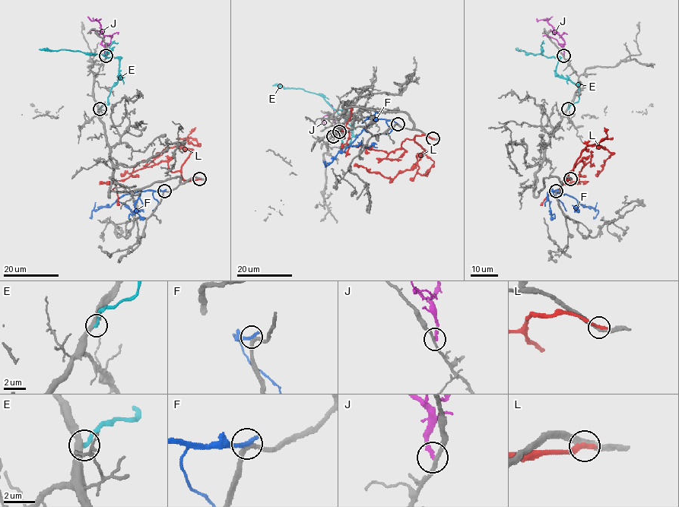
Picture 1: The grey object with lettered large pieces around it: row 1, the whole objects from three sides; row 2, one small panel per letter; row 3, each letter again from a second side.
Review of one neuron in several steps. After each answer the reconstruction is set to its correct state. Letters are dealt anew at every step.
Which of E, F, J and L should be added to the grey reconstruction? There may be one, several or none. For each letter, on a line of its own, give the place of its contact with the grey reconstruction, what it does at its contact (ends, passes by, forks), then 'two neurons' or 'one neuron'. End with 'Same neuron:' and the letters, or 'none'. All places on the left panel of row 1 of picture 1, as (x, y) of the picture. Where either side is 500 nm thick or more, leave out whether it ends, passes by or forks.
E: meets grey at (99, 109); it ends there; two neurons
F: meets grey at (164, 191); it ends there; two neurons
J: meets grey at (106, 55); it ends there; two neurons
L: meets grey at (199, 179); it ends there; two neurons
Same neuron: none

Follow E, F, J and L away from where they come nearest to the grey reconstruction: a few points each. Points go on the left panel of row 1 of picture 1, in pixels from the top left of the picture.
E: (99, 109), (108, 104), (109, 90), (118, 80), (119, 60), (117, 58), (66, 49), (39, 49)
F: (163, 190), (126, 194), (110, 206), (93, 210), (92, 217)
J: (105, 55), (102, 44), (103, 33), (98, 22), (99, 19), (96, 18)
L: (198, 179), (185, 180), (179, 171), (172, 172), (166, 161), (144, 167), (113, 182), (118, 205)

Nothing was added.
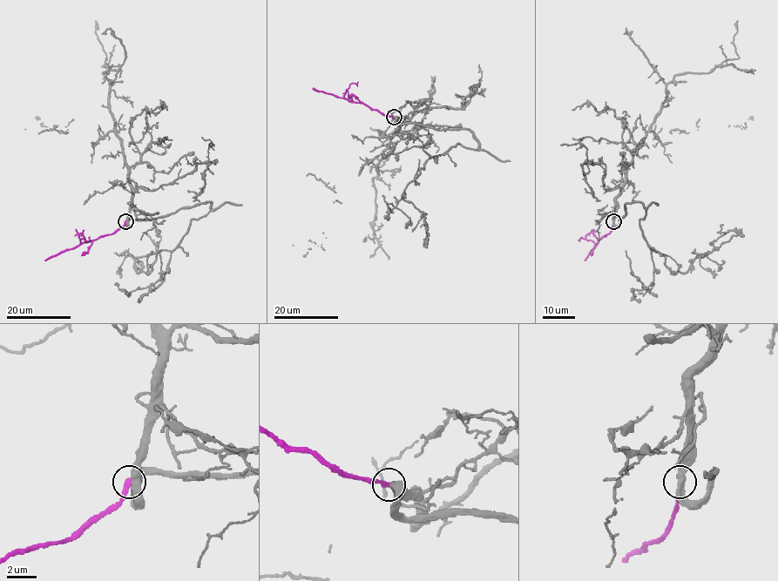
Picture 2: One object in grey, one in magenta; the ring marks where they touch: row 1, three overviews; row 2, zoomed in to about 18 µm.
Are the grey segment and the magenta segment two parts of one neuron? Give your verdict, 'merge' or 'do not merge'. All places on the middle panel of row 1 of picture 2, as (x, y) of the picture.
merge

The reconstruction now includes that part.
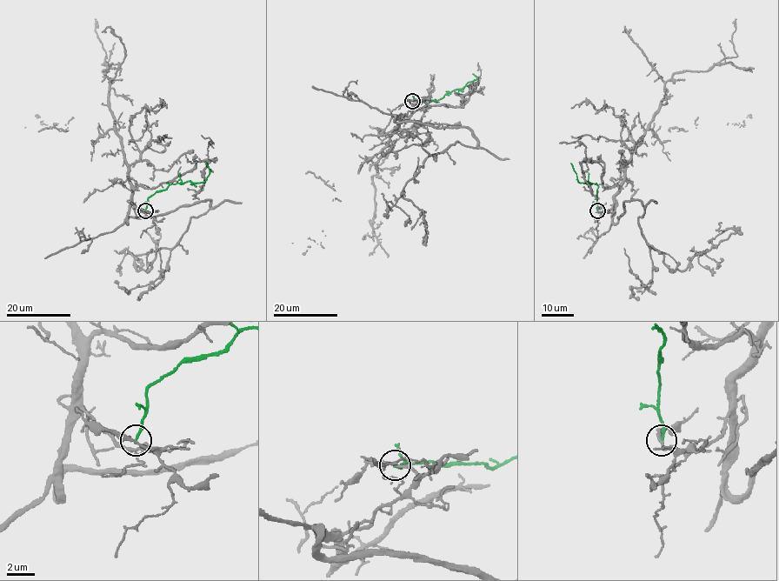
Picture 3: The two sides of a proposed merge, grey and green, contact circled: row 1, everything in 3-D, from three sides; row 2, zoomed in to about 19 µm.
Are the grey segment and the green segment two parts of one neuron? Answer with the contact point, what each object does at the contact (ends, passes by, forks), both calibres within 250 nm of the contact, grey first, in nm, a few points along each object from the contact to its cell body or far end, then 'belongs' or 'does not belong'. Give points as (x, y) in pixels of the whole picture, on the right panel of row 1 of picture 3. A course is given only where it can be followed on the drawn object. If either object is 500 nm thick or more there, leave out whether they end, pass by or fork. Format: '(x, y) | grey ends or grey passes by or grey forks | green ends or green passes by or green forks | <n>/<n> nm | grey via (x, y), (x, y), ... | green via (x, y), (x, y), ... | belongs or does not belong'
(597, 210) | grey passes by | green ends | 200/190 nm | grey via (597, 210), (613, 203), (614, 223), (624, 202), (642, 202), (646, 243), (679, 270), (735, 232), (722, 223) | green via (597, 210), (598, 186), (587, 181), (579, 182), (570, 163) | does not belong

